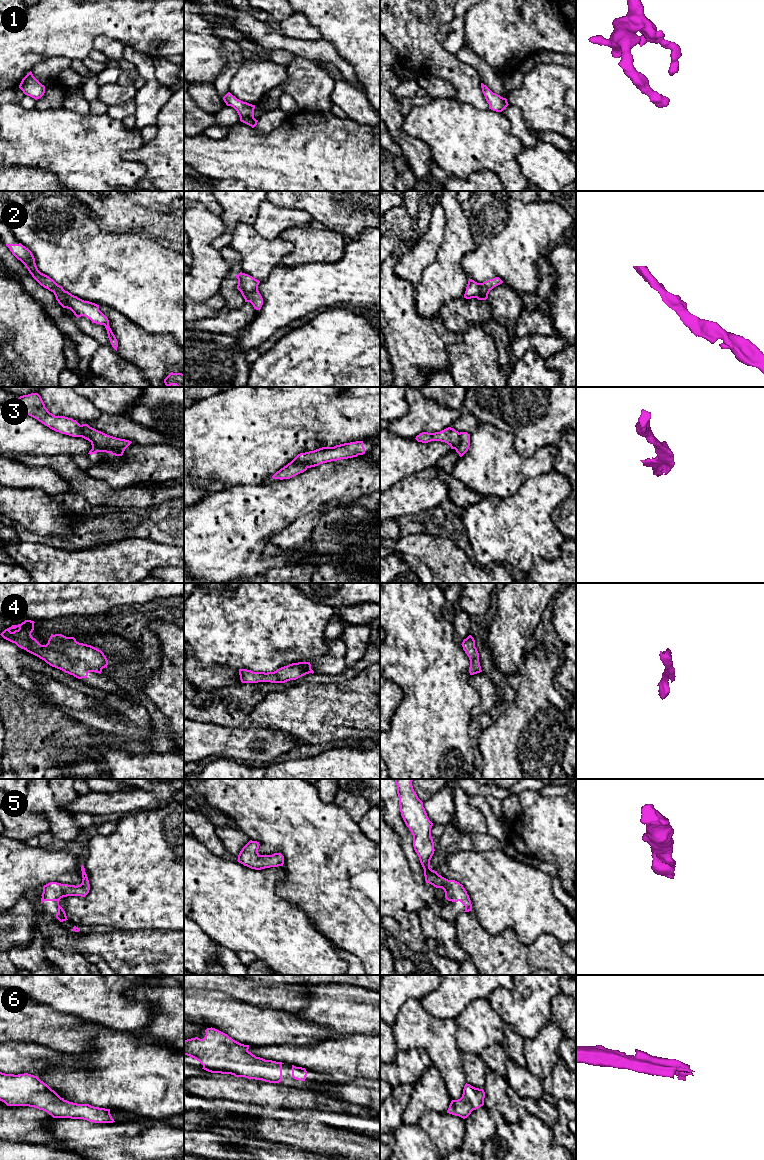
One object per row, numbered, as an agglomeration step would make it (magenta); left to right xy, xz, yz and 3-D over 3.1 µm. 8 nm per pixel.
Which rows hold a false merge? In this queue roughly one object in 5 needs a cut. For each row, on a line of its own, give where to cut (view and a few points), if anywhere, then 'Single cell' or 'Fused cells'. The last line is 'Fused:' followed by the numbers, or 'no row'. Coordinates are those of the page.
1: No split. Single cell
2: No split. Single cell
3: Split along xz (292, 460), (295, 463), (305, 464), (308, 467). Fused cells
4: No split. Single cell
5: No split. Single cell
6: No split. Single cell
Fused: 3

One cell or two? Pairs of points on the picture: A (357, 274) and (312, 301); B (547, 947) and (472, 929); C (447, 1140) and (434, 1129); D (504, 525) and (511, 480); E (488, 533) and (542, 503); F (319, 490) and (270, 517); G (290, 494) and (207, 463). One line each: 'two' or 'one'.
A: one
B: one
C: one
D: two
E: one
F: one
G: two

